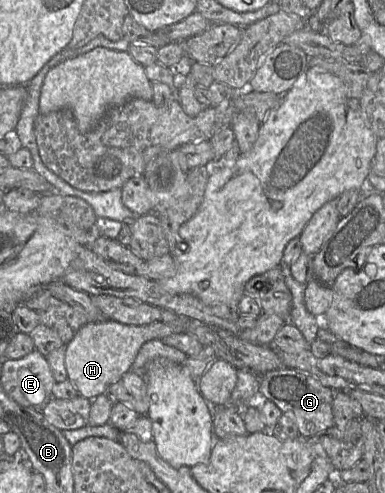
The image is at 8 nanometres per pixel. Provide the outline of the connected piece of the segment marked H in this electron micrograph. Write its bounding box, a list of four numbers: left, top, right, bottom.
[65,321,183,400]

